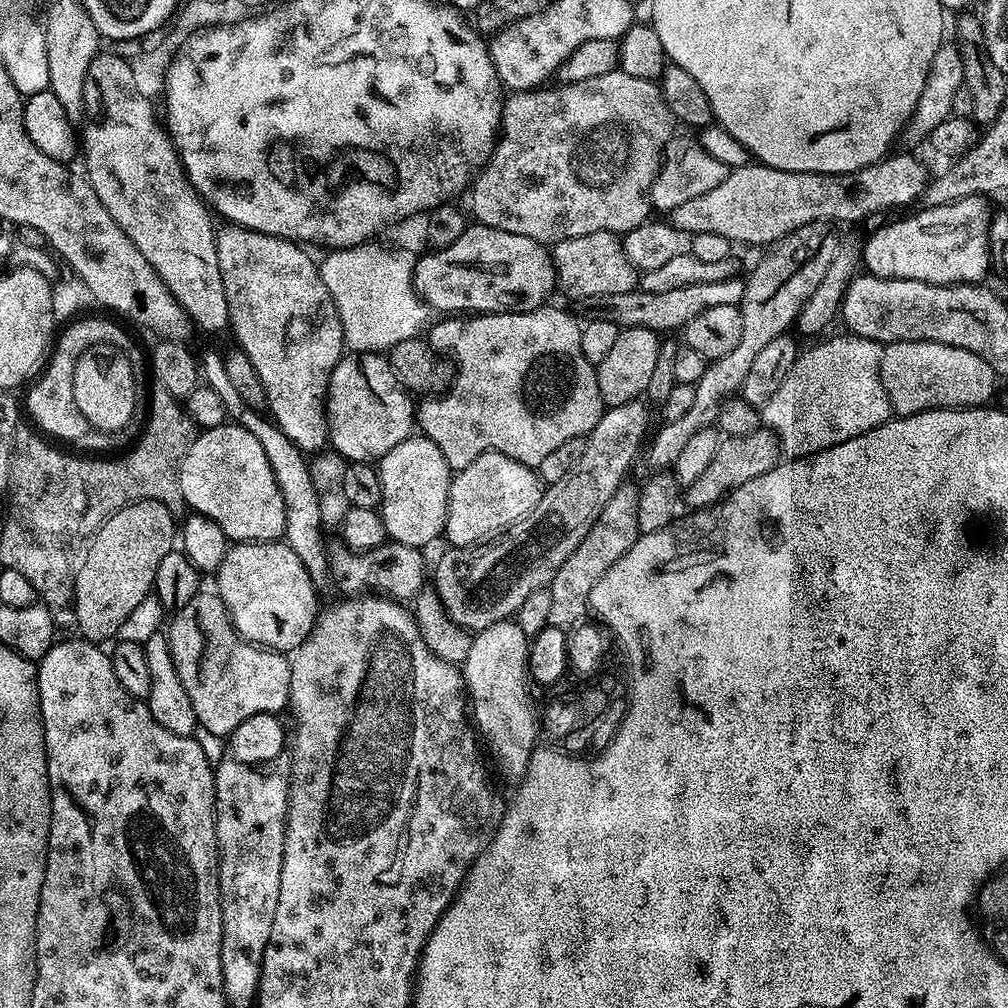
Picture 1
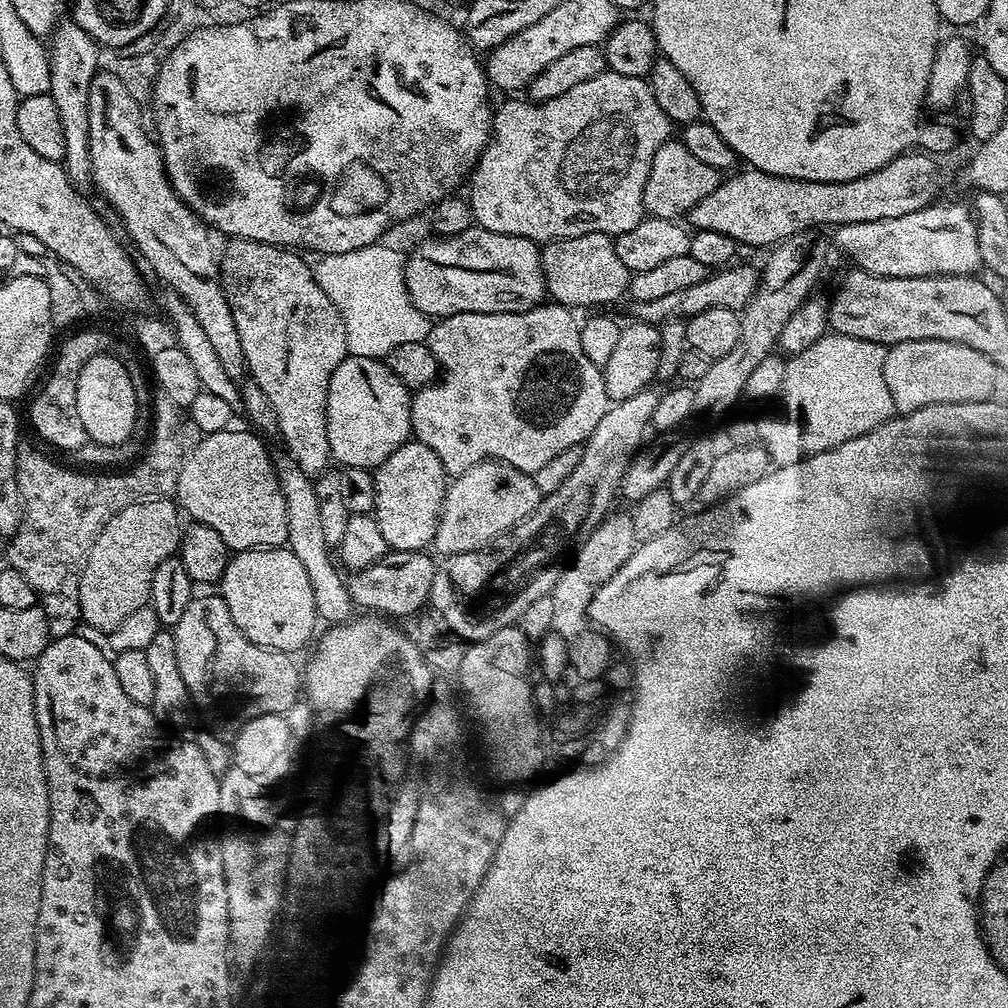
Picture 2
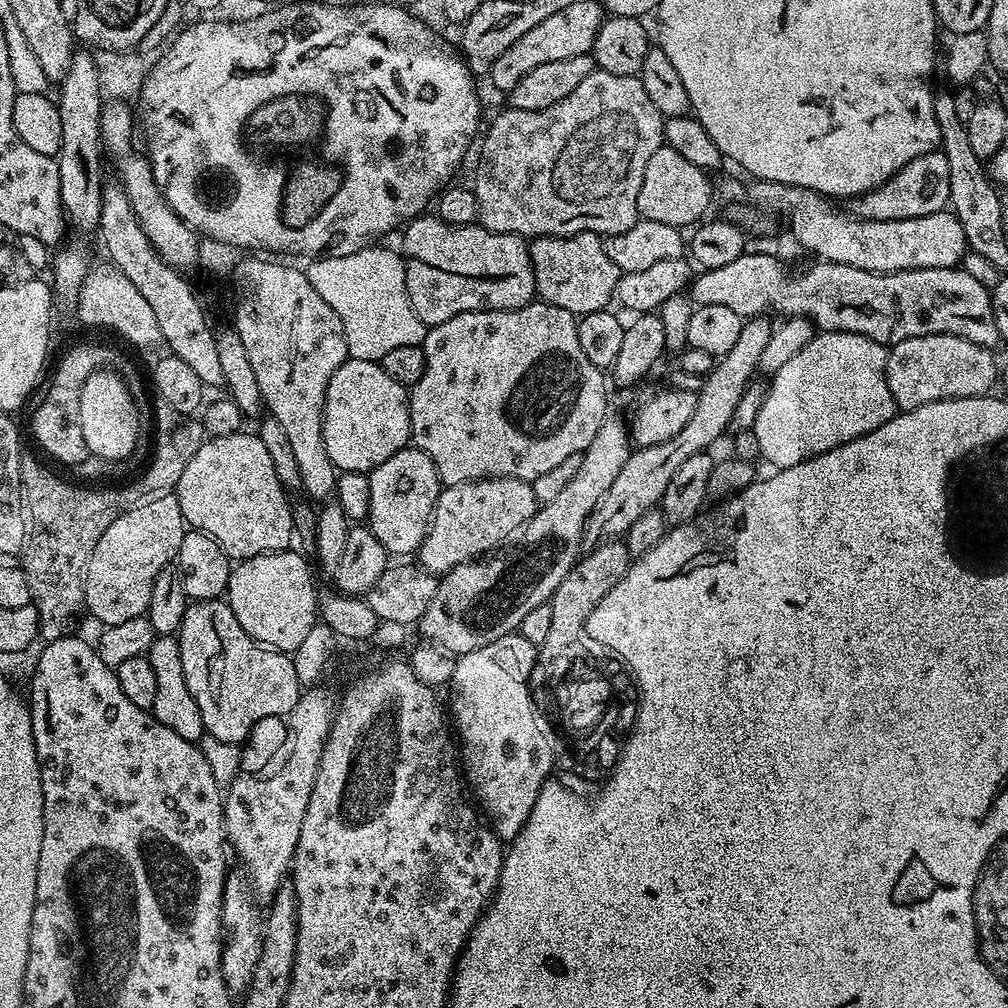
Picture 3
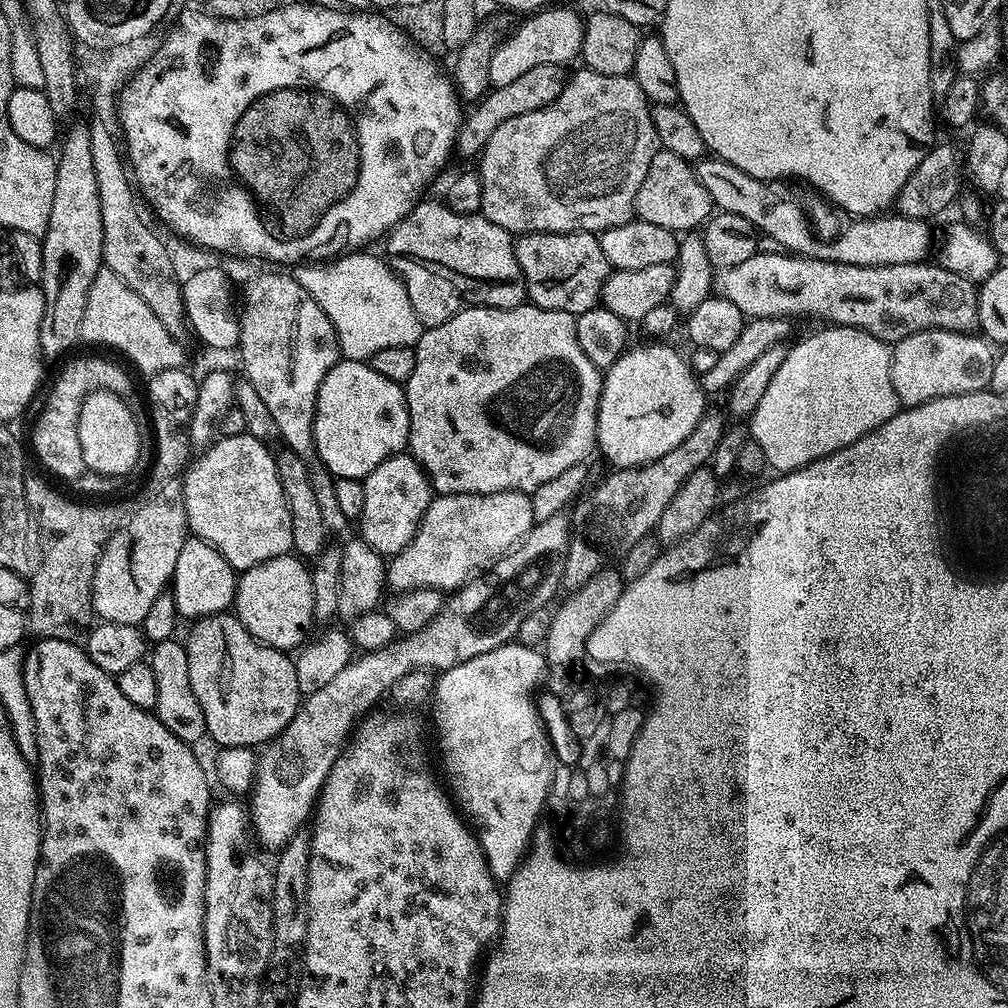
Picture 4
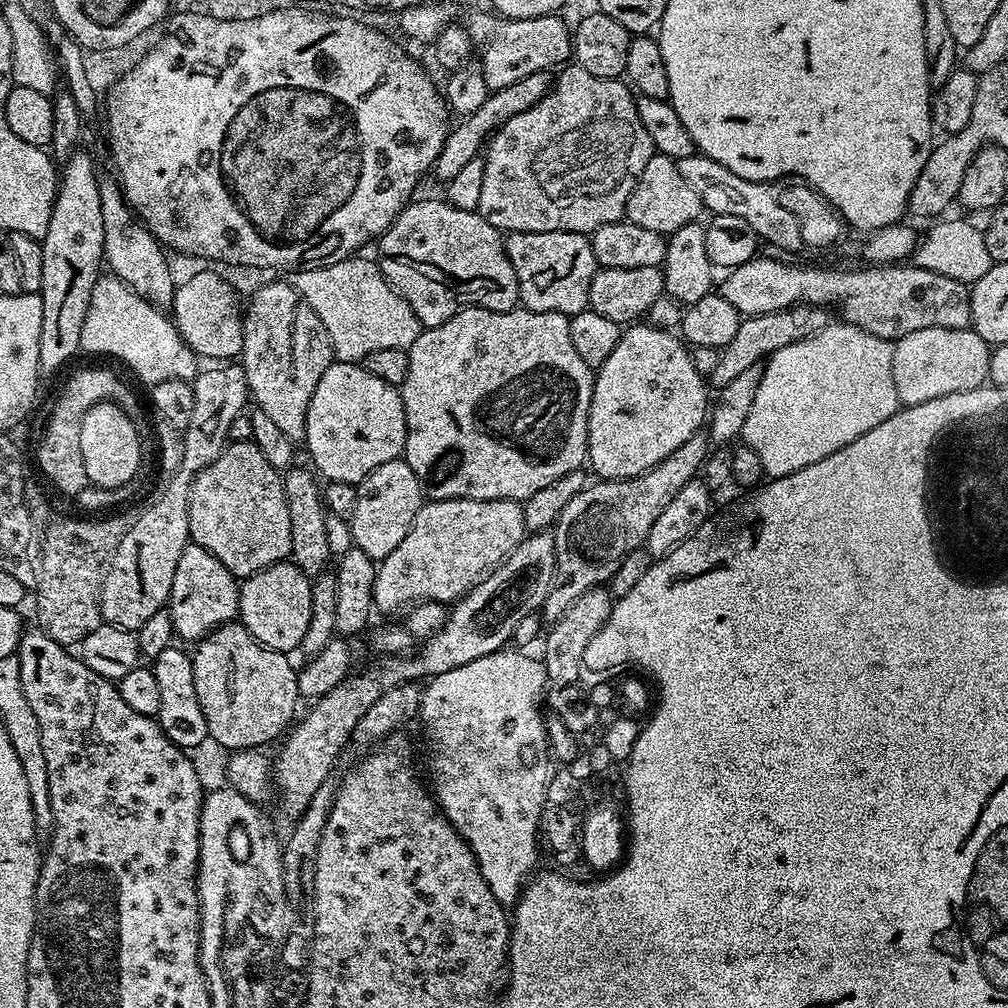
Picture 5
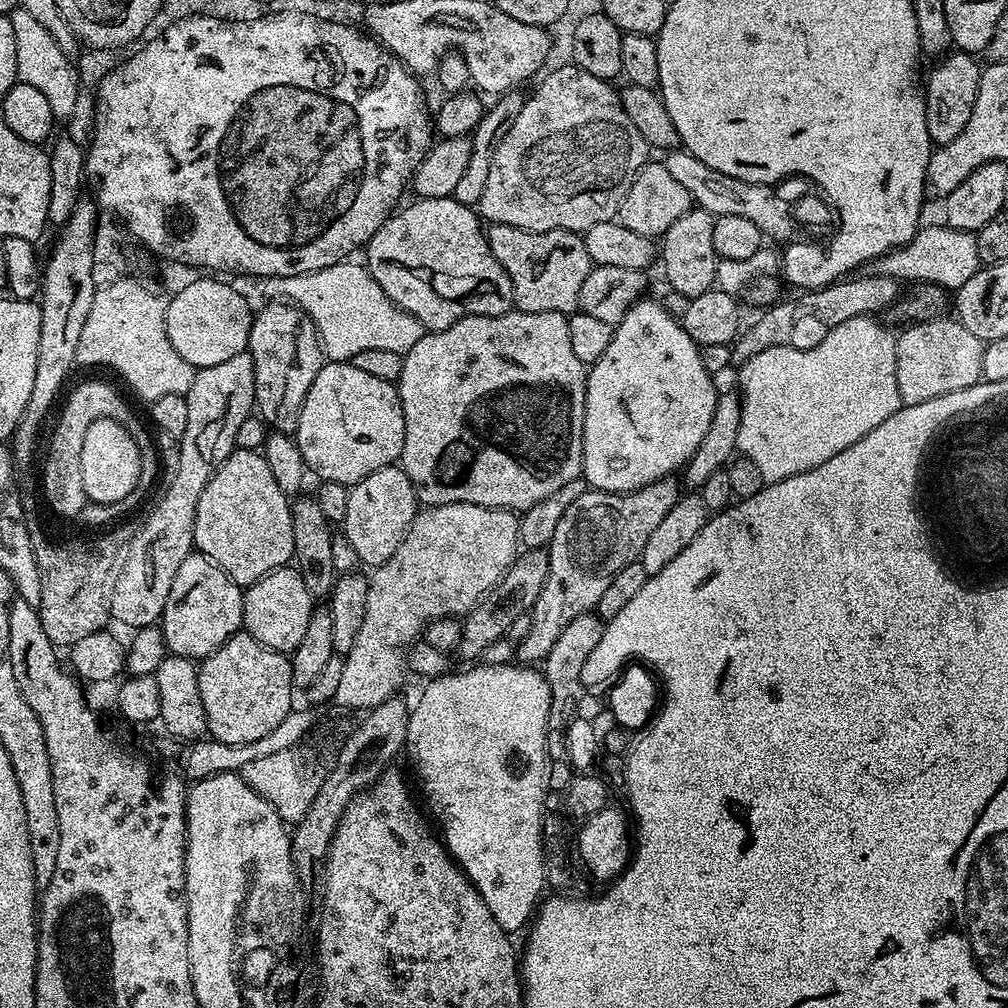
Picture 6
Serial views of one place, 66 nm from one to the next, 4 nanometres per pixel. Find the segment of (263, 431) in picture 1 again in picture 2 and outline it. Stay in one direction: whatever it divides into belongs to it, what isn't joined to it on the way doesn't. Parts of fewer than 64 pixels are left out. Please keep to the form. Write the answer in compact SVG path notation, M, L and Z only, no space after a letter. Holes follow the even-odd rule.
M284 456L284 459L277 461L277 476L279 478L279 488L282 490L283 498L286 501L286 518L287 518L287 547L291 550L298 562L305 567L306 576L310 581L311 589L314 593L314 604L317 617L328 624L343 623L351 619L354 612L352 596L349 594L347 585L345 584L343 575L332 566L330 558L330 546L325 542L323 537L322 524L319 521L319 509L315 481L297 467L294 460Z

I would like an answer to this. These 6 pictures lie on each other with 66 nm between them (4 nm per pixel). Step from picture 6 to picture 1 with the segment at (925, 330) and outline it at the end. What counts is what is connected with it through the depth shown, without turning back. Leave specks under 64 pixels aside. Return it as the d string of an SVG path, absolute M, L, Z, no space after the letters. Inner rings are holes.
M899 340L883 345L883 350L880 359L880 381L896 416L913 416L935 408L978 408L987 405L991 401L988 399L996 392L996 371L982 358L978 358L978 354L970 354L970 350L929 340Z

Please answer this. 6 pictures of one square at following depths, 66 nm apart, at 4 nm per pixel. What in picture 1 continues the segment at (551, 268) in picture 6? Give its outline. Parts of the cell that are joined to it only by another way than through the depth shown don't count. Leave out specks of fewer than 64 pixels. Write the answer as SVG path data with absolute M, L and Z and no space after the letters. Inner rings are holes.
M591 232L585 236L575 236L569 240L557 240L551 245L552 263L556 265L559 287L565 288L572 296L609 296L626 294L633 291L638 284L638 269L632 265L624 253L621 237L614 232Z

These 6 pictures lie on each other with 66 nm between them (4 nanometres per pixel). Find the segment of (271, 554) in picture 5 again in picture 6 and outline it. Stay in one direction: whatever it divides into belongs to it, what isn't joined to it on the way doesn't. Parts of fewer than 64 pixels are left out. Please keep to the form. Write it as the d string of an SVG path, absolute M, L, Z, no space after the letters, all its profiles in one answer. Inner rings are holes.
M237 448L206 482L194 514L192 543L201 556L210 558L236 584L258 582L294 557L294 526L290 497L274 482L266 458L250 448Z

